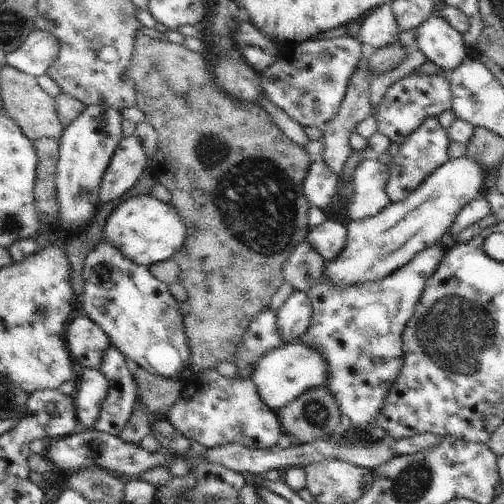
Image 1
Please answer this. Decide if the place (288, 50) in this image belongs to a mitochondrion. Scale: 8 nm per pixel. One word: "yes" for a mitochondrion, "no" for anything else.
no

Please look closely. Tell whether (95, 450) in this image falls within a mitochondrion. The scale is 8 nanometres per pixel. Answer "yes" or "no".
no

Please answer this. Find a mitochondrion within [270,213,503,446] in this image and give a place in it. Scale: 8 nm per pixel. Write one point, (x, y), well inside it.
(456, 333)

